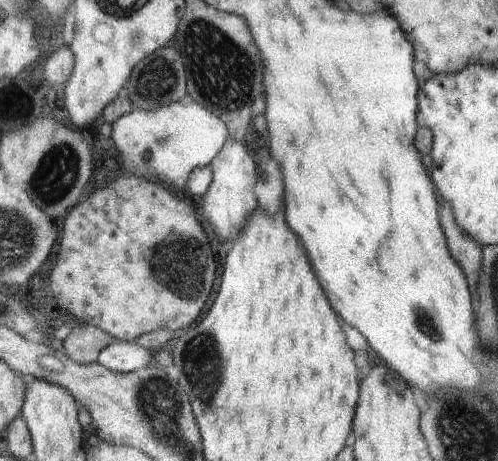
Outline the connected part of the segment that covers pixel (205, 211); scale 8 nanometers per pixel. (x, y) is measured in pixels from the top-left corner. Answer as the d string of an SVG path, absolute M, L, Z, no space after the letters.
M229 138L224 143L222 150L214 157L210 164L213 177L203 196L200 214L204 222L212 228L220 244L226 244L236 238L236 232L240 232L246 226L249 216L258 208L259 204L254 194L257 183L257 166L254 165L252 157L246 152L243 143Z

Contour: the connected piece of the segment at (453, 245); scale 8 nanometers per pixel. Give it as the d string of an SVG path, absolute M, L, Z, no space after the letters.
M440 201L440 224L446 234L446 244L450 248L450 254L454 256L462 272L466 274L468 286L472 296L476 296L476 282L482 268L482 255L480 246L475 240L472 240L459 226L455 223L454 213L447 202Z

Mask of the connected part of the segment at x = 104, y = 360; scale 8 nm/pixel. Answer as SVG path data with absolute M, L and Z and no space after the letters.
M117 340L103 348L97 362L108 370L117 373L127 373L154 364L152 352L135 342Z

